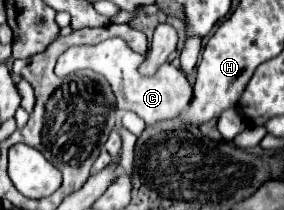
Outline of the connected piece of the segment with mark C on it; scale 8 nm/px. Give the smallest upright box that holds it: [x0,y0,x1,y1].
[58,38,192,126]

